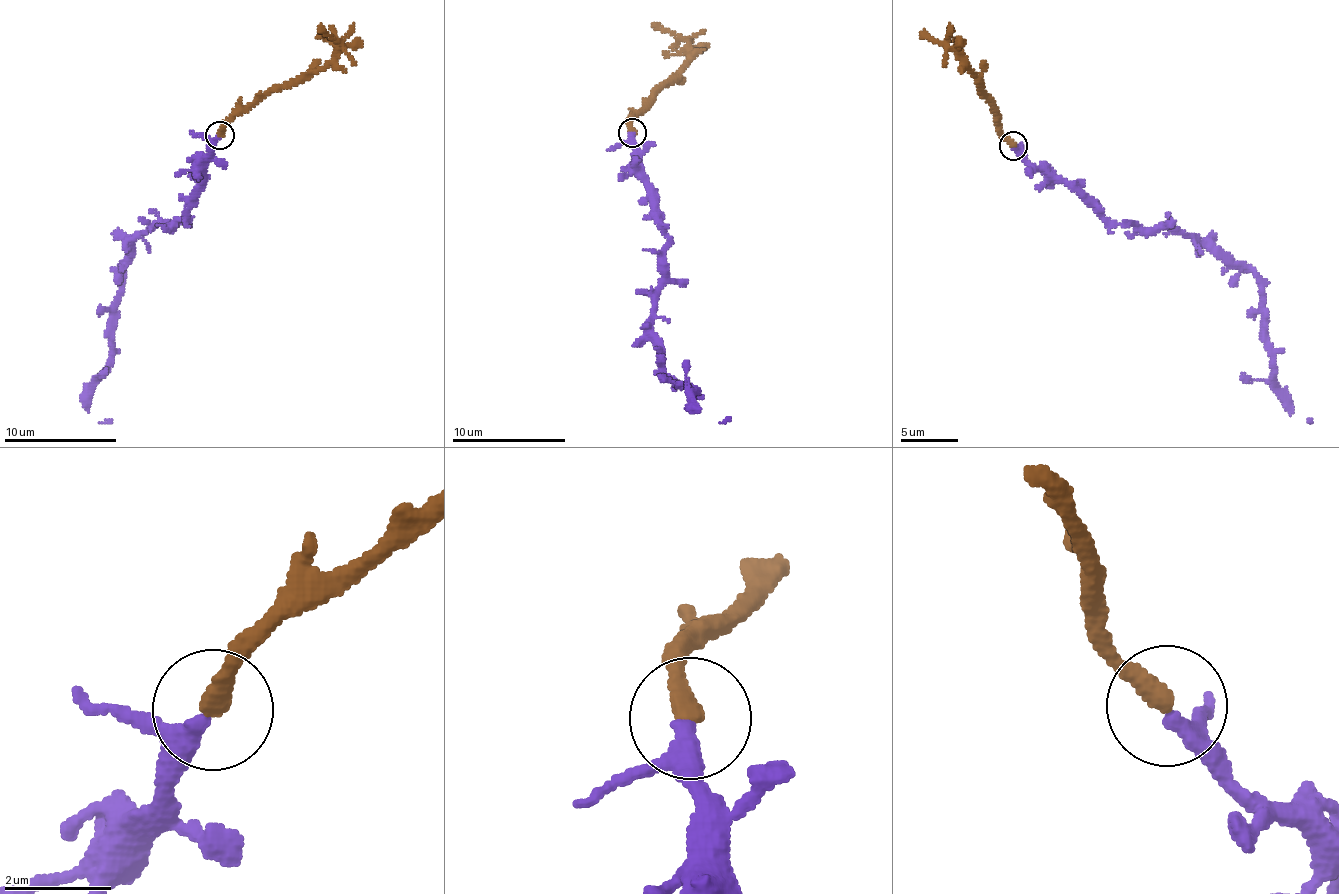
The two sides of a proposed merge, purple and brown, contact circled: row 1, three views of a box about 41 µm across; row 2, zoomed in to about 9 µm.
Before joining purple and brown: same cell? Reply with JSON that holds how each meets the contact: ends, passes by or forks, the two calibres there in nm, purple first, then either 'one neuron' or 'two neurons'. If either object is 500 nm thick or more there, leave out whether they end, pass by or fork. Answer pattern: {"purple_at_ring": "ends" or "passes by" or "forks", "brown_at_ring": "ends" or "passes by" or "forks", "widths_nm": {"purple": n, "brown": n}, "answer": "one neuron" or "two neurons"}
{"purple_at_ring": "passes by", "brown_at_ring": "ends", "widths_nm": {"purple": 240, "brown": 380}, "answer": "one neuron"}

